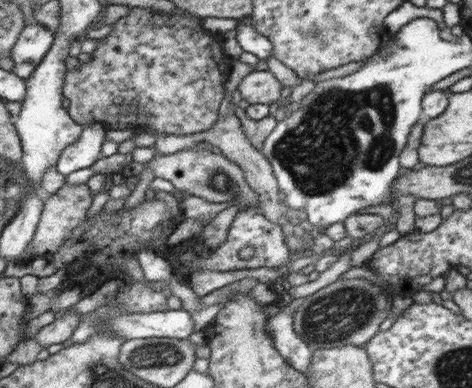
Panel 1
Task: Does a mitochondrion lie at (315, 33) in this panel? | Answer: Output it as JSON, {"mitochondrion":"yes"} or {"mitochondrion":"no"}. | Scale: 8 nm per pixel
{"mitochondrion":"yes"}

